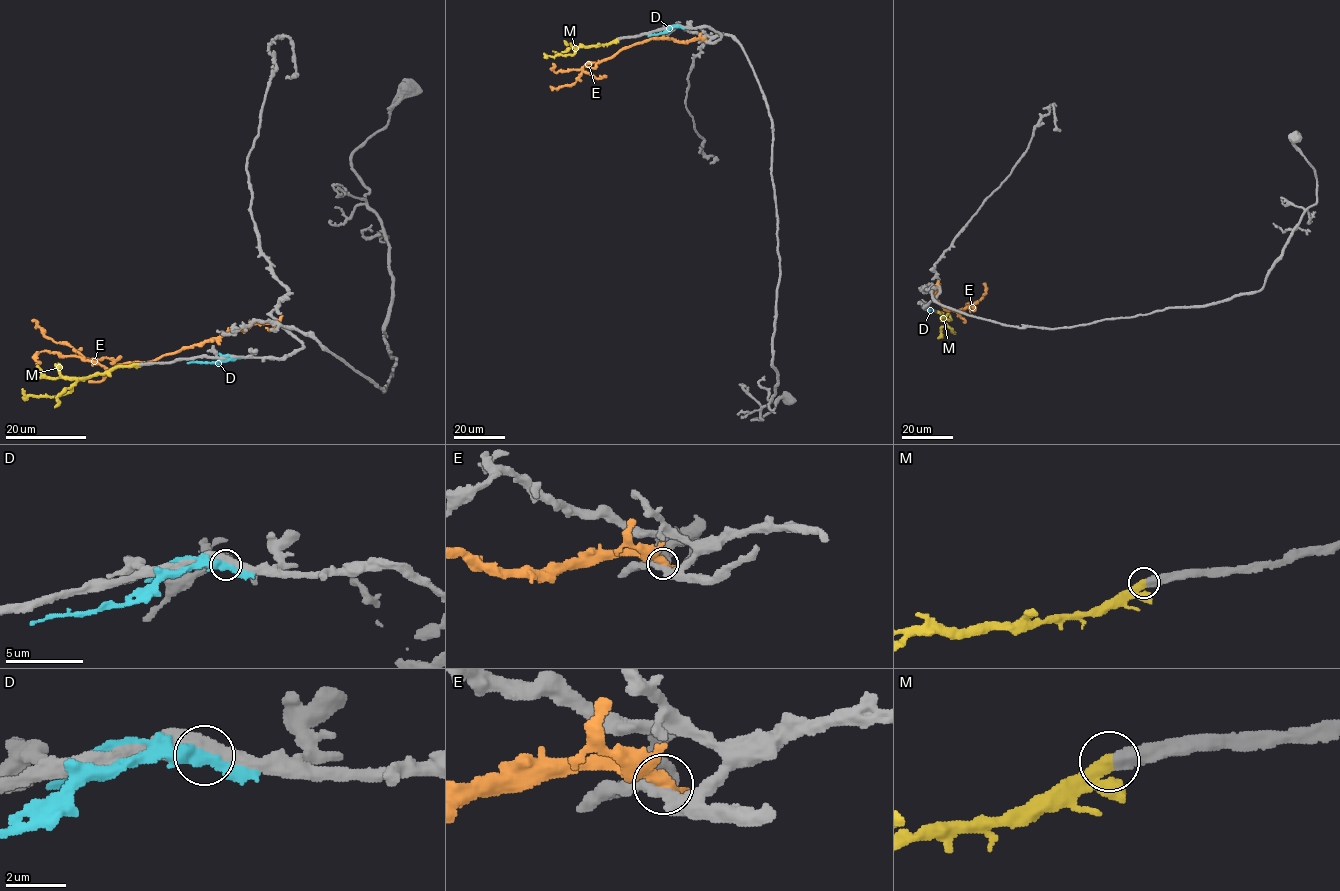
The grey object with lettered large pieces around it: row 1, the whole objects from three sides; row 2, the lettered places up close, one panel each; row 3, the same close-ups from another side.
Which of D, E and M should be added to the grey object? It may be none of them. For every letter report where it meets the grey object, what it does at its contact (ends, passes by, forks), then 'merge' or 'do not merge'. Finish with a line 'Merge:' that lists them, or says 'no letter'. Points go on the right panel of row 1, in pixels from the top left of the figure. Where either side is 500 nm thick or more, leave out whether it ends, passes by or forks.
D: (923, 307) | it passes by | do not merge
E: (937, 284) | it passes by | do not merge
M: (936, 311) | it passes by | merge
Merge: M

